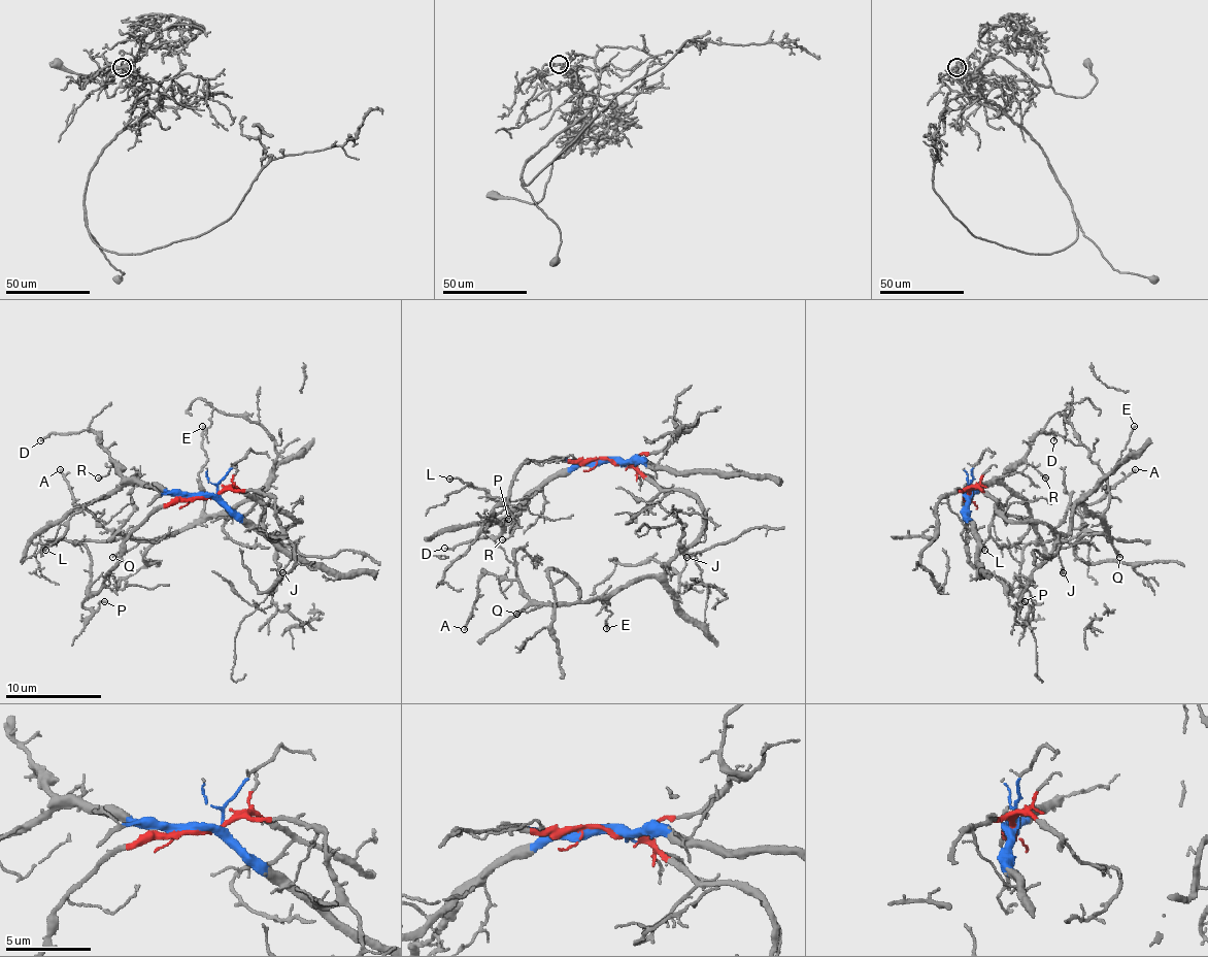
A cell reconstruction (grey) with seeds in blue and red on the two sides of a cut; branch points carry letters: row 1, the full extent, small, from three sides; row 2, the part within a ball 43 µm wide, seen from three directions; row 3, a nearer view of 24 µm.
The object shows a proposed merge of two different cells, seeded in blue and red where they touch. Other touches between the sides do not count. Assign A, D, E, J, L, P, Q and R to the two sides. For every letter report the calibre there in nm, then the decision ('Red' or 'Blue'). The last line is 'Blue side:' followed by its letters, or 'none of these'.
A: Thickness 140 nm. Red
D: Thickness 140 nm. Blue
E: Thickness 120 nm. Red
J: Thickness 100 nm. Red
L: Thickness 140 nm. Blue
P: Thickness 110 nm. Red
Q: Thickness 140 nm. Red
R: Thickness 130 nm. Blue
Blue side: D, L, R

